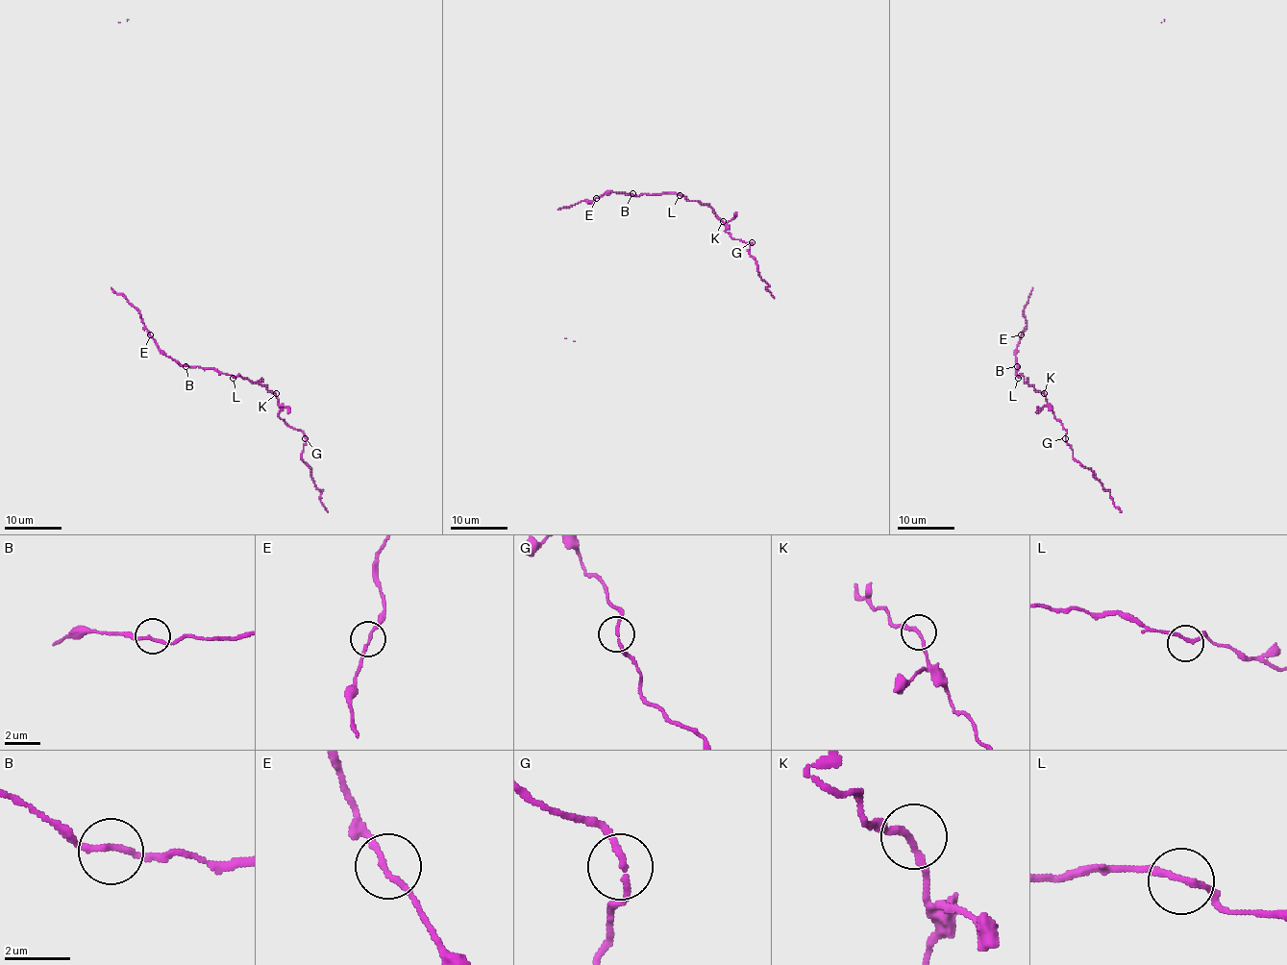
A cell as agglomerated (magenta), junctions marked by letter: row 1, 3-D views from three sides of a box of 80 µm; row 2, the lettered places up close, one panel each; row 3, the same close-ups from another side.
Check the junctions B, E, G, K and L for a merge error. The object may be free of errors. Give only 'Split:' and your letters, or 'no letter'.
Split: no letter

